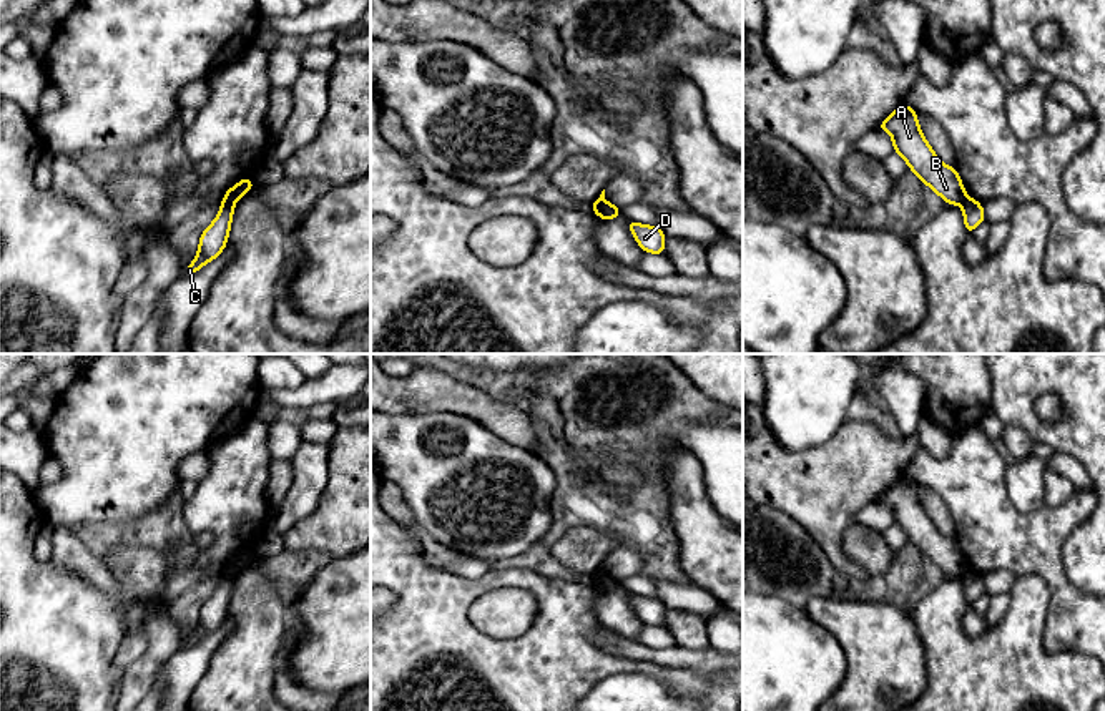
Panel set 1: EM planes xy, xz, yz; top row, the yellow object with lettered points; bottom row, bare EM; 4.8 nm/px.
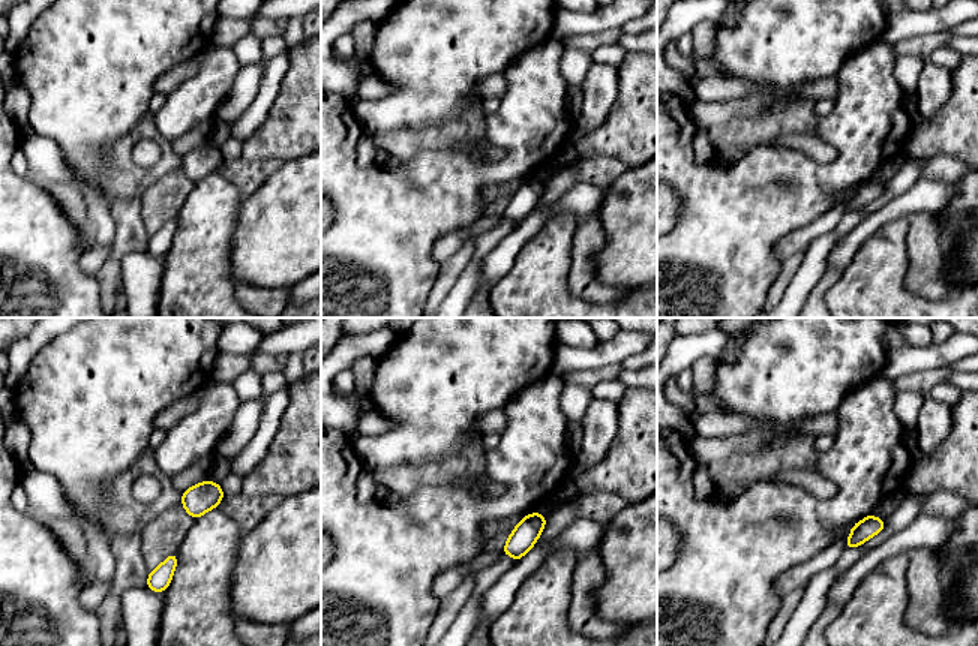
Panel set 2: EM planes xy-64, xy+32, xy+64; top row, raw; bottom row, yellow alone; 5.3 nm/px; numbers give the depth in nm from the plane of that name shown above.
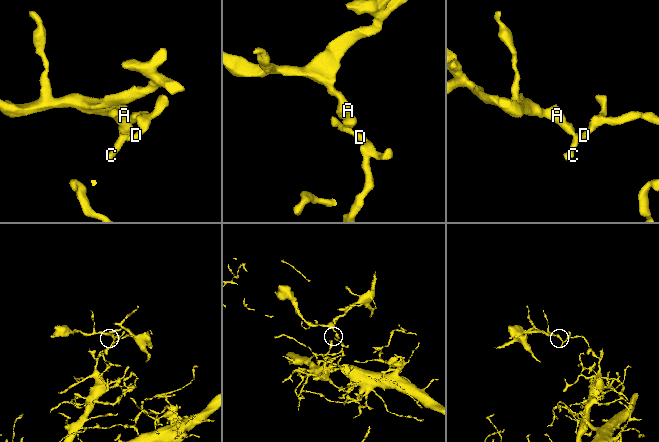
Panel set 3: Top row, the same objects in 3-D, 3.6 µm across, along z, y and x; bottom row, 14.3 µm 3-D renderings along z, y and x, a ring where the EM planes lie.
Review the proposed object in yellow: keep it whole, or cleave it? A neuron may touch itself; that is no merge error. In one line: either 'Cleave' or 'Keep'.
Cleave

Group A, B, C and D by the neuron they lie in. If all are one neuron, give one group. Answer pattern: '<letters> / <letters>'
A B / C D

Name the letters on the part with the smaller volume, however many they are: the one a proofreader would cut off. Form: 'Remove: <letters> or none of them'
Remove: A, B

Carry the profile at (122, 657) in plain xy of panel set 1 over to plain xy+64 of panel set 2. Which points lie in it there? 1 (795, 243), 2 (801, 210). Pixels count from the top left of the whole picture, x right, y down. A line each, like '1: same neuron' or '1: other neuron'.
1: same neuron
2: other neuron

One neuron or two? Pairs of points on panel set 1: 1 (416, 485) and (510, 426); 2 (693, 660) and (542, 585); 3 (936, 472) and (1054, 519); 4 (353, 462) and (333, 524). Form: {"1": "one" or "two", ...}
{"1": "two", "2": "two", "3": "one", "4": "one"}

